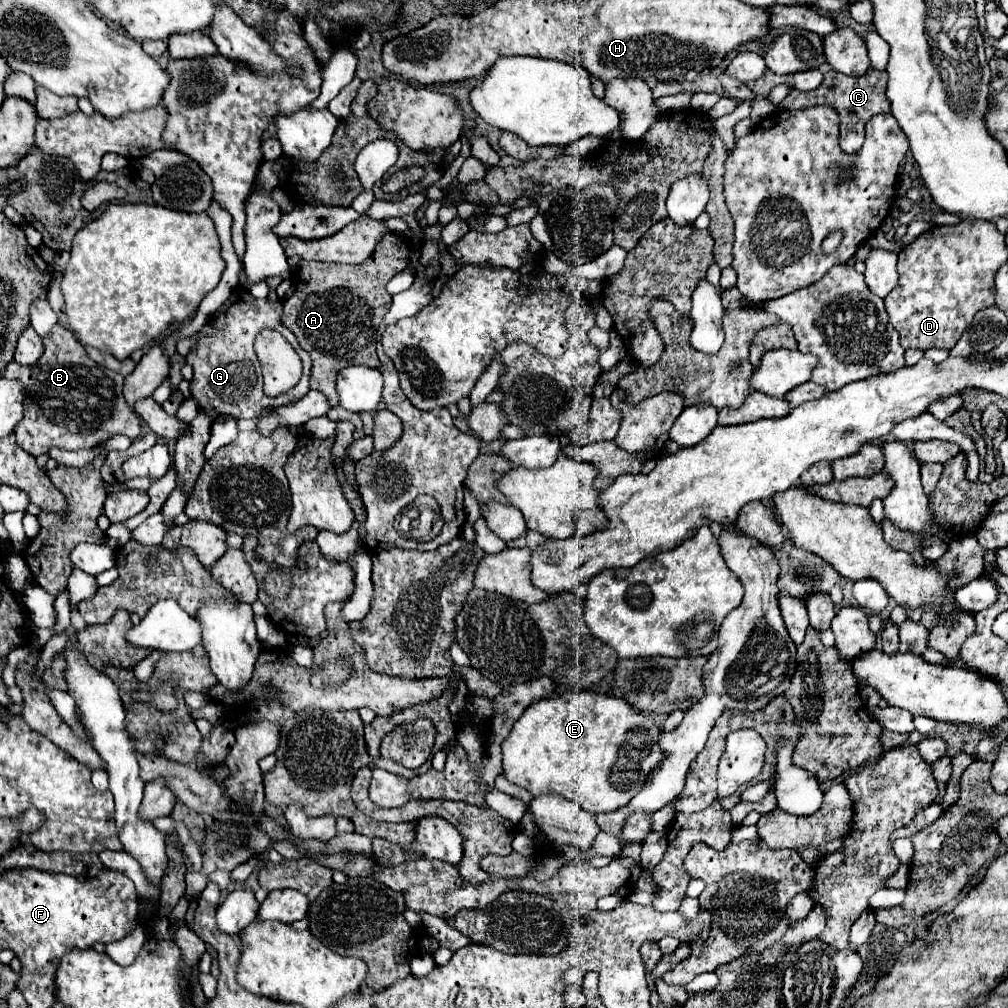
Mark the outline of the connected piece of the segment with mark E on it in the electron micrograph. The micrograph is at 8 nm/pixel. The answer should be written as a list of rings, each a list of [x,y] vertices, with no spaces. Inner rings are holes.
[[[571,691],[535,701],[513,725],[511,735],[503,741],[503,775],[507,781],[527,789],[533,797],[555,793],[593,815],[625,807],[639,793],[651,769],[663,759],[659,749],[659,729],[653,715],[637,713],[627,701],[591,691]]]

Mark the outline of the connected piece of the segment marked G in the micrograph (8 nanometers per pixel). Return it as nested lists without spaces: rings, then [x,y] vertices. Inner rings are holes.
[[[237,287],[231,297],[217,309],[209,321],[203,327],[203,337],[199,337],[199,343],[191,351],[191,355],[185,357],[185,361],[195,369],[195,375],[191,379],[189,391],[191,399],[197,401],[199,411],[207,413],[207,417],[219,417],[219,415],[233,415],[237,419],[253,419],[261,415],[267,407],[279,407],[287,405],[291,401],[297,401],[297,397],[303,397],[309,391],[309,373],[311,373],[311,359],[307,351],[303,351],[295,339],[295,335],[283,325],[281,321],[283,303],[271,301],[271,299],[255,299],[251,293],[243,287]],[[261,329],[275,329],[279,331],[299,353],[303,361],[303,375],[299,383],[283,393],[281,397],[267,397],[263,393],[263,377],[261,377],[261,365],[257,361],[253,341],[255,335]]]

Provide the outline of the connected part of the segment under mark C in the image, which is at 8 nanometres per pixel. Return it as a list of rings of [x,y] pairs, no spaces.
[[[869,69],[867,75],[863,77],[849,77],[839,71],[829,71],[825,73],[825,81],[821,83],[819,89],[813,91],[797,91],[791,89],[789,95],[779,103],[779,109],[805,109],[805,107],[815,107],[815,105],[831,105],[837,109],[839,119],[841,119],[841,149],[845,153],[857,153],[857,149],[863,145],[865,139],[865,125],[867,121],[877,115],[877,113],[889,113],[889,101],[885,97],[885,85],[887,85],[887,73]]]

